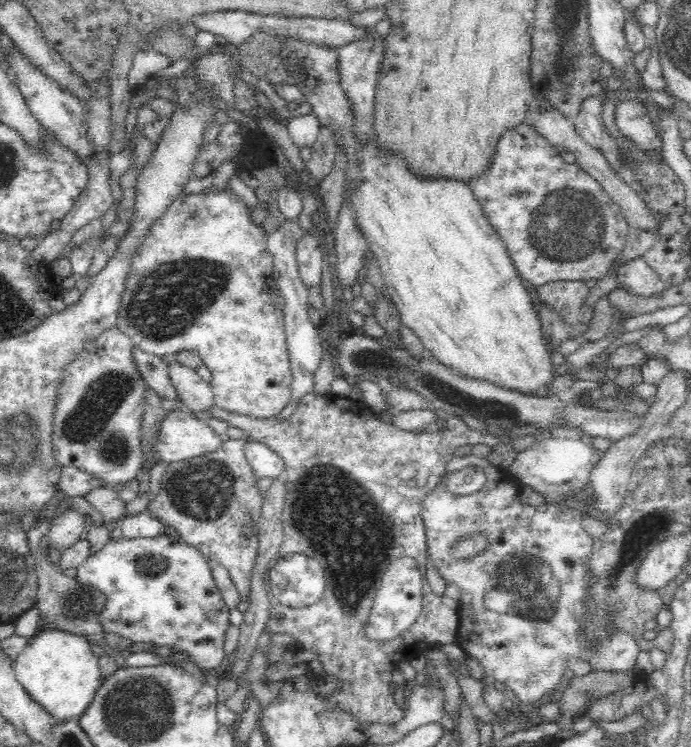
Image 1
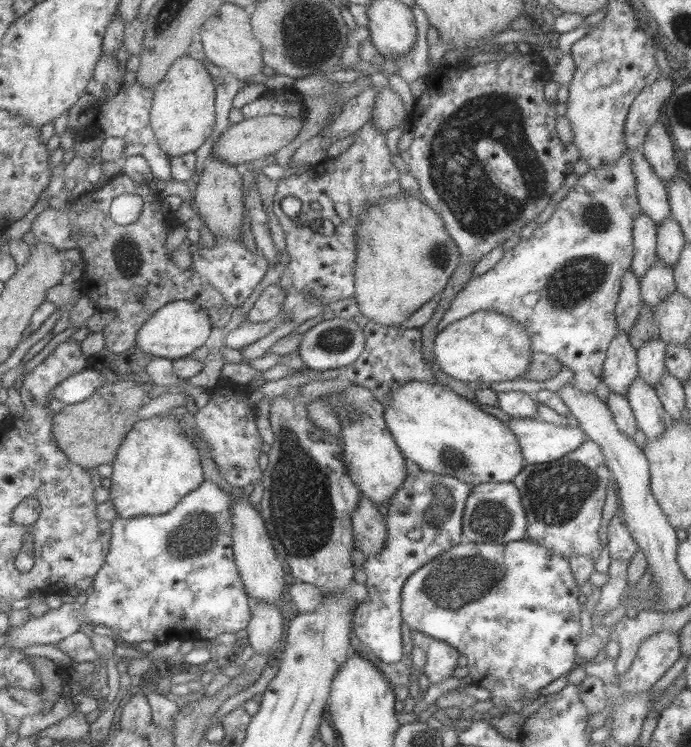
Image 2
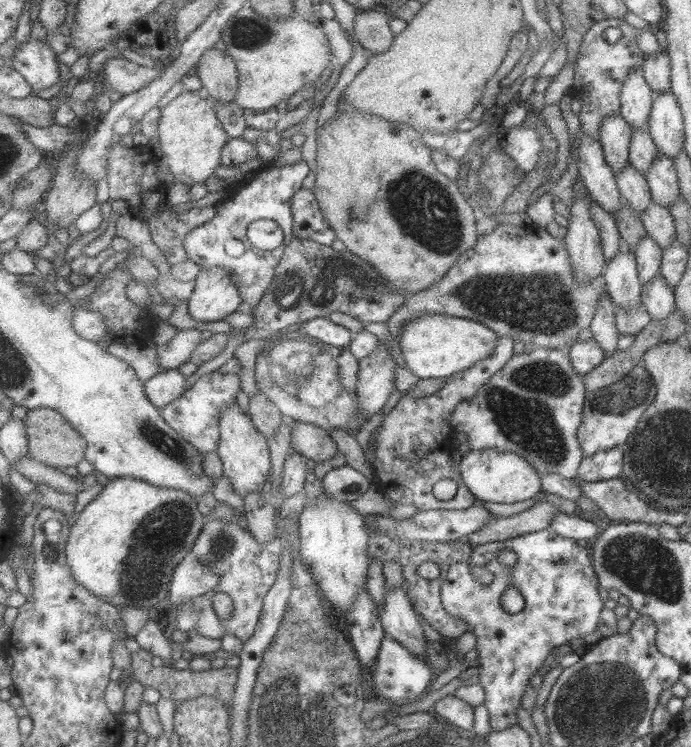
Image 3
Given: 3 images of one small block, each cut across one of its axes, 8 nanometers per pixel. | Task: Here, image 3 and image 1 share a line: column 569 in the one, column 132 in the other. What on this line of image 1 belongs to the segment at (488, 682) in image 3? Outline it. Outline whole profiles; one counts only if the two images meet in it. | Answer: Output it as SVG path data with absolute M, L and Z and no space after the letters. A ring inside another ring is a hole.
M167 532L154 538L110 540L98 554L89 556L78 566L75 578L82 587L95 589L104 595L106 602L99 612L99 625L104 634L113 632L133 642L174 646L176 650L186 651L184 653L188 653L188 658L204 672L216 668L224 658L224 632L231 625L227 604L221 599L201 552L182 542L173 533Z

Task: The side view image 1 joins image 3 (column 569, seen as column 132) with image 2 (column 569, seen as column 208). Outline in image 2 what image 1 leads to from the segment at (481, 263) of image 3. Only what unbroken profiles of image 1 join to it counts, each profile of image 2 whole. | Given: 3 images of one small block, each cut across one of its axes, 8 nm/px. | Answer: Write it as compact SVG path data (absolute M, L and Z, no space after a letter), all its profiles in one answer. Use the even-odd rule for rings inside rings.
M627 150L611 165L589 169L575 181L567 194L556 204L547 222L537 225L527 239L520 241L502 254L502 257L485 274L473 276L450 302L448 310L437 324L437 332L451 322L477 312L493 310L511 318L525 330L530 340L531 352L541 352L570 370L573 378L568 383L579 393L594 394L602 381L602 367L607 348L615 337L615 303L620 291L622 276L630 270L633 256L632 224L640 213L636 178L631 168L630 151ZM521 298L535 298L533 306L525 306Z

